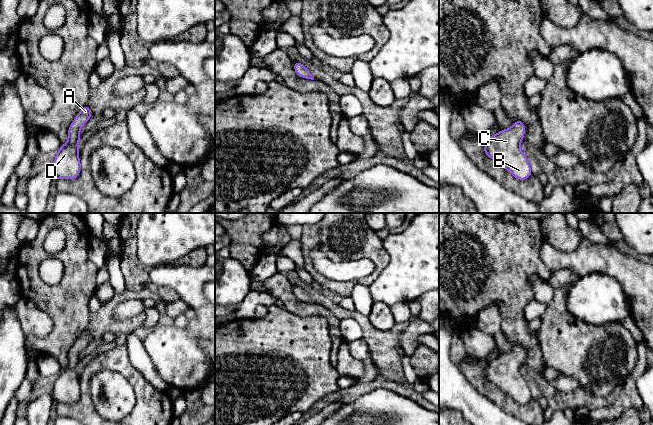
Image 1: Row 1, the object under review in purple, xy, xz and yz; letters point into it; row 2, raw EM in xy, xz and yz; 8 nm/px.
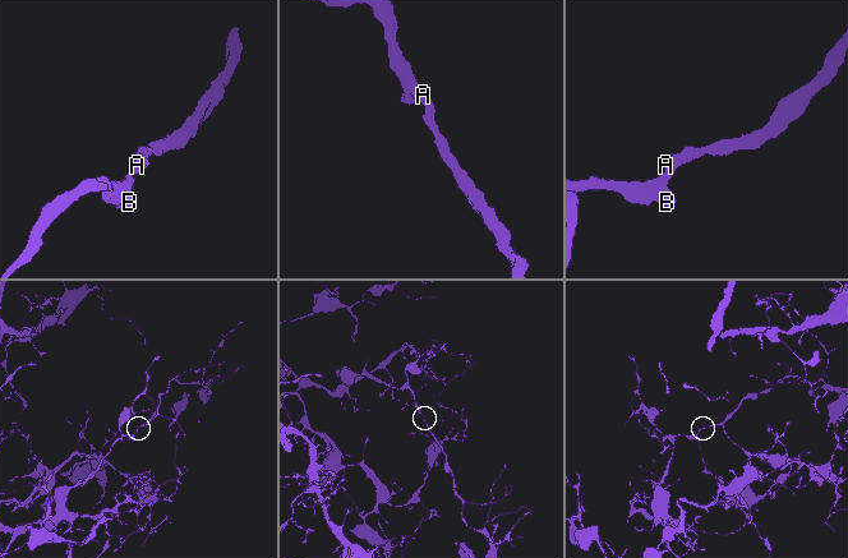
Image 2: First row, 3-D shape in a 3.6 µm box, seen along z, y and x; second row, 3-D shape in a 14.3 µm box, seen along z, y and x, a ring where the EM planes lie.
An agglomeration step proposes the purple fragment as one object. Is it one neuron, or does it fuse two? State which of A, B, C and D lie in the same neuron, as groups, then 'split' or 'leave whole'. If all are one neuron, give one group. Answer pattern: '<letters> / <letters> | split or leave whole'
A B C D | leave whole

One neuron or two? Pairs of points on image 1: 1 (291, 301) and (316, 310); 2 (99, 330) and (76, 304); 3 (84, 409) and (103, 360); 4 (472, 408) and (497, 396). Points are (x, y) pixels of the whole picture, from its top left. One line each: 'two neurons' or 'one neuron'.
1: one neuron
2: two neurons
3: one neuron
4: two neurons

